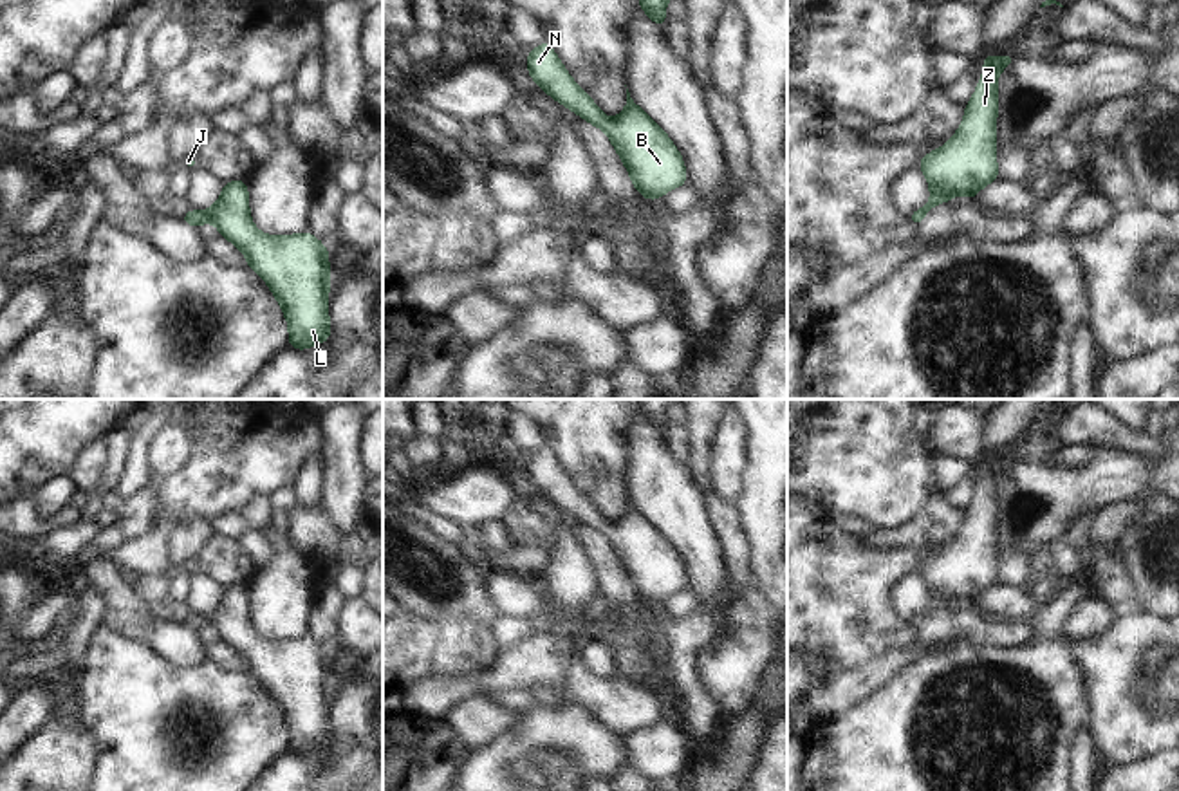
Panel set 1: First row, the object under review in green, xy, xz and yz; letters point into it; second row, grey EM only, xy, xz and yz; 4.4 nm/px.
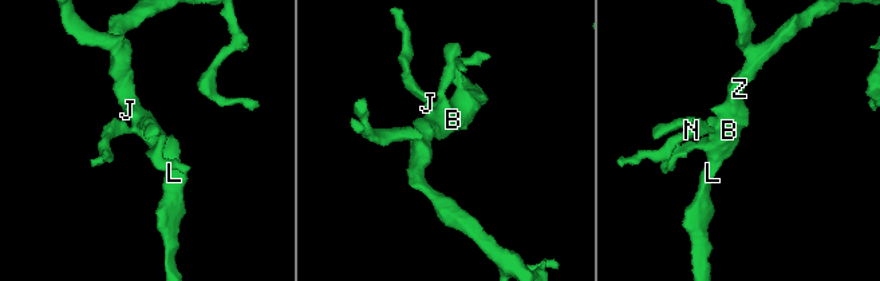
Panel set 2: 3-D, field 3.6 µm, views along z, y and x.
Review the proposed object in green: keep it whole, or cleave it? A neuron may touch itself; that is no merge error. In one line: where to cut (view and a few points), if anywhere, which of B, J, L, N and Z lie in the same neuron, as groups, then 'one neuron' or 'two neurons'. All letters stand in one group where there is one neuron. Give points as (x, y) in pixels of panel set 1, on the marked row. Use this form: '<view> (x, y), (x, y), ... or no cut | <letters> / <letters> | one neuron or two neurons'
no cut | B J L N Z | one neuron

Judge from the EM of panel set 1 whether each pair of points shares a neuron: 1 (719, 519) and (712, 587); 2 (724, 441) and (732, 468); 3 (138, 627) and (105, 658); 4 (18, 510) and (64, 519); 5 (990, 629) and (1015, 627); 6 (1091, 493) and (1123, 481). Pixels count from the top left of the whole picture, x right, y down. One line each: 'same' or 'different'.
1: different
2: same
3: different
4: same
5: same
6: same

